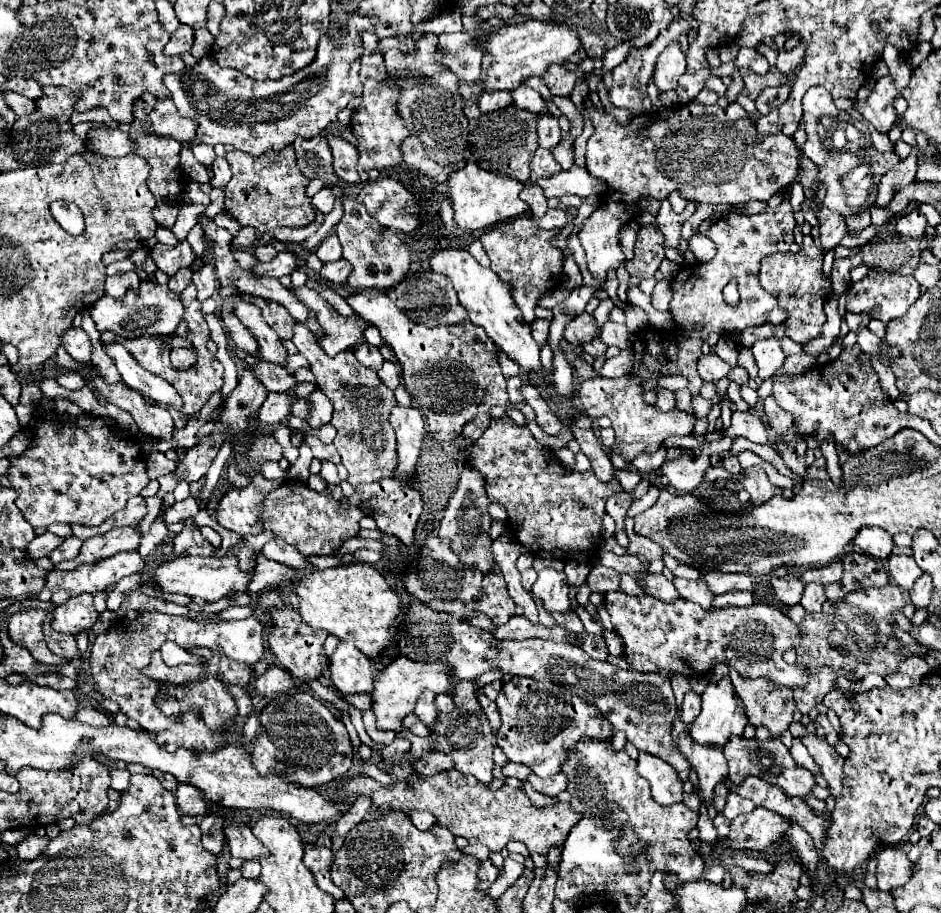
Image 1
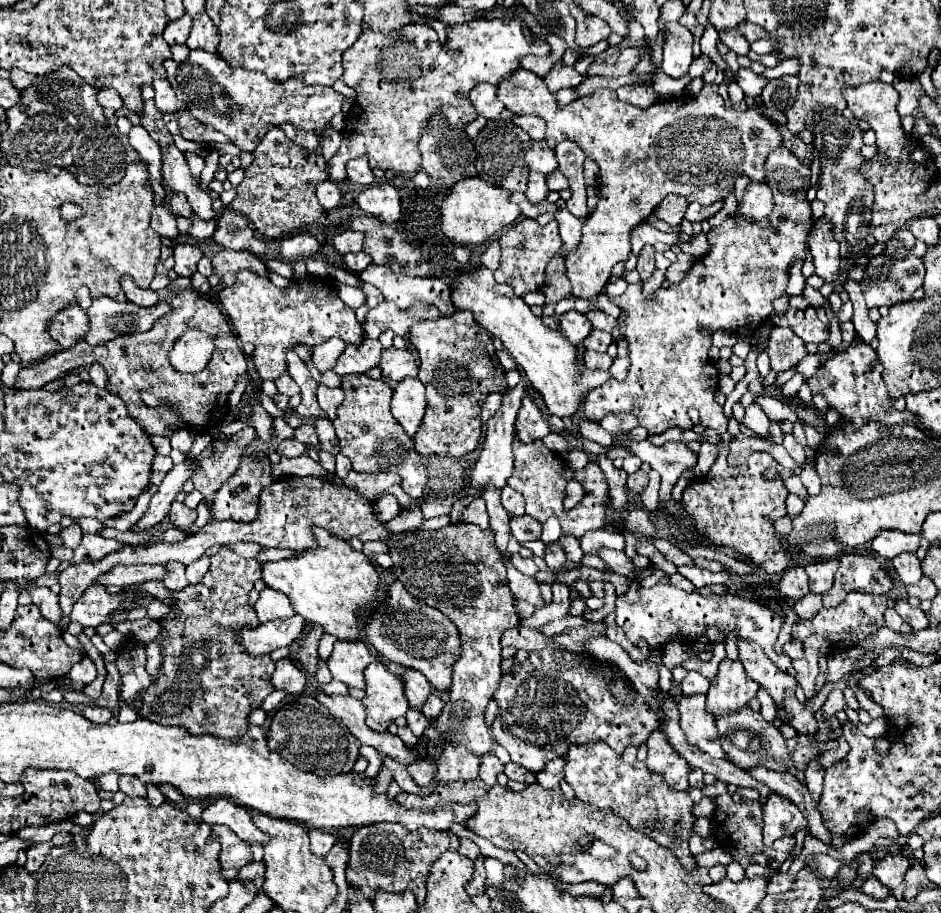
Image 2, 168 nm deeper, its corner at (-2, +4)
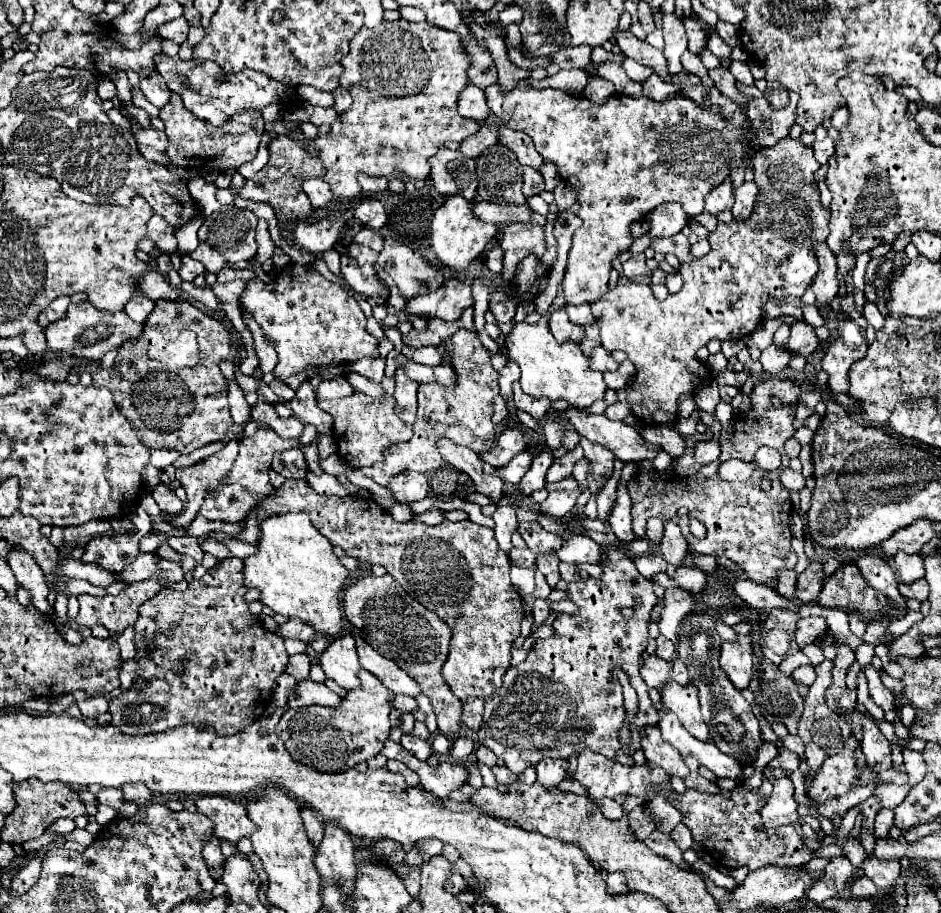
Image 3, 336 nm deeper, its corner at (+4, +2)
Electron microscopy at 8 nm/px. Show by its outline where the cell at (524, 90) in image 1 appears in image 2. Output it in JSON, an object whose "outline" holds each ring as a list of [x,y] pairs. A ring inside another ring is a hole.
{"outline":[[[518,69],[512,77],[498,85],[498,99],[510,109],[514,115],[538,115],[546,121],[546,143],[554,149],[556,143],[564,139],[574,139],[584,153],[594,159],[600,167],[600,201],[584,221],[580,245],[566,257],[566,273],[572,283],[572,295],[582,299],[594,299],[606,285],[610,277],[610,269],[616,263],[624,263],[630,257],[630,231],[642,223],[654,207],[668,195],[684,195],[688,201],[698,201],[702,205],[712,205],[714,201],[726,199],[732,189],[736,177],[746,175],[752,183],[764,183],[764,163],[768,155],[782,145],[782,135],[778,127],[760,113],[760,109],[734,111],[724,107],[724,99],[720,97],[714,83],[704,85],[700,95],[696,97],[680,97],[672,101],[658,101],[648,109],[638,109],[630,103],[622,103],[616,97],[616,91],[598,89],[588,97],[580,97],[570,105],[558,109],[556,97],[546,89],[544,79],[534,75],[532,71]]]}

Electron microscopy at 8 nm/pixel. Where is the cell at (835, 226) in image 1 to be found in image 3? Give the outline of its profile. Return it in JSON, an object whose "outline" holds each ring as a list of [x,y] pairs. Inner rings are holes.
{"outline":[[[816,243],[816,257],[818,257],[818,275],[816,281],[812,283],[812,289],[816,293],[816,305],[818,307],[828,307],[836,293],[838,293],[838,281],[836,281],[836,257],[832,251],[826,247],[826,243]]]}

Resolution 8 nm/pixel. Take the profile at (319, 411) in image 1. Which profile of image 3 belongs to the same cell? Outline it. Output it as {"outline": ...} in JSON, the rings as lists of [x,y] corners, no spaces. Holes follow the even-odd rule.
{"outline":[[[332,377],[328,381],[322,381],[318,387],[318,401],[328,401],[328,399],[342,399],[346,395],[356,393],[356,389],[348,383],[346,377]]]}

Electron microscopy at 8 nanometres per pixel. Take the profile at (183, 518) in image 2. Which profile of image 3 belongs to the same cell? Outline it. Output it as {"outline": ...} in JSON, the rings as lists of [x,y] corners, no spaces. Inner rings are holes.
{"outline":[[[158,483],[152,491],[152,497],[156,499],[156,503],[160,505],[162,513],[170,513],[170,515],[178,515],[184,507],[184,503],[174,495],[174,491],[170,487],[166,487],[164,483]]]}

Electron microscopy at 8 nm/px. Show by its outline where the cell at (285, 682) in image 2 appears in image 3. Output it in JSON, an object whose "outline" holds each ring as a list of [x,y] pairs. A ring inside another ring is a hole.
{"outline":[[[300,653],[300,655],[292,655],[290,657],[290,665],[288,665],[288,673],[292,673],[298,681],[300,679],[306,679],[308,673],[310,673],[310,657],[306,653]]]}

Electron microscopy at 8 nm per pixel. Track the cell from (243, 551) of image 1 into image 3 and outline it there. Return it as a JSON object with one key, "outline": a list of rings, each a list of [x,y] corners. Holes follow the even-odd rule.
{"outline":[[[238,557],[224,559],[224,563],[218,569],[206,571],[206,575],[202,579],[196,579],[194,583],[190,583],[186,591],[178,592],[174,591],[174,589],[164,589],[164,591],[160,591],[156,597],[152,597],[150,601],[146,601],[140,607],[140,617],[138,617],[138,621],[134,625],[134,645],[136,645],[136,657],[134,659],[138,663],[136,679],[134,679],[134,683],[132,683],[132,687],[128,691],[122,691],[118,697],[108,701],[108,713],[112,715],[110,725],[118,727],[120,733],[124,733],[124,735],[148,735],[148,733],[160,733],[160,731],[166,731],[166,729],[182,727],[182,725],[194,725],[194,727],[200,727],[200,729],[214,727],[216,733],[220,733],[220,735],[236,735],[236,733],[244,731],[246,725],[250,725],[258,717],[262,717],[266,705],[270,703],[272,687],[276,683],[276,677],[286,671],[288,653],[284,649],[284,641],[278,635],[270,633],[262,625],[262,621],[248,611],[248,603],[244,603],[244,599],[242,599],[244,591],[246,591],[244,583],[242,583],[242,569],[244,569],[244,561],[242,559],[238,559]]]}

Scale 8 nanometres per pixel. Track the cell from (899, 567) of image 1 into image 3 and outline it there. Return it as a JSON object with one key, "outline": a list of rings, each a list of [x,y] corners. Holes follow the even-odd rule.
{"outline":[[[898,551],[894,555],[894,567],[896,567],[896,573],[902,583],[912,583],[912,581],[924,577],[924,559],[920,553],[908,555],[904,551]]]}

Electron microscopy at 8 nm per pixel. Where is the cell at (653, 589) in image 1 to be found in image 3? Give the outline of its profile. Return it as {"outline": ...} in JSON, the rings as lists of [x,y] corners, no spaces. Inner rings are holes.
{"outline":[[[568,533],[564,537],[564,547],[556,551],[560,561],[568,563],[598,563],[600,561],[600,547],[582,533]]]}

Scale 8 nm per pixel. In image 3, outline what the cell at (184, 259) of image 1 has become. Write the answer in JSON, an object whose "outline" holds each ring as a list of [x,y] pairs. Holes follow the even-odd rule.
{"outline":[[[190,255],[182,257],[182,267],[178,271],[180,277],[182,277],[182,281],[194,281],[204,271],[206,271],[206,267],[200,261],[194,261]]]}

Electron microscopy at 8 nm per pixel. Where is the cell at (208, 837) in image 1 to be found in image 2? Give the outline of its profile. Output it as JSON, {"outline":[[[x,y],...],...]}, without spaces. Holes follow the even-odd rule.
{"outline":[[[212,825],[212,839],[216,839],[222,845],[220,855],[218,855],[222,867],[242,869],[244,865],[252,861],[250,845],[238,839],[234,833],[230,833],[230,829],[226,829],[224,825]]]}

